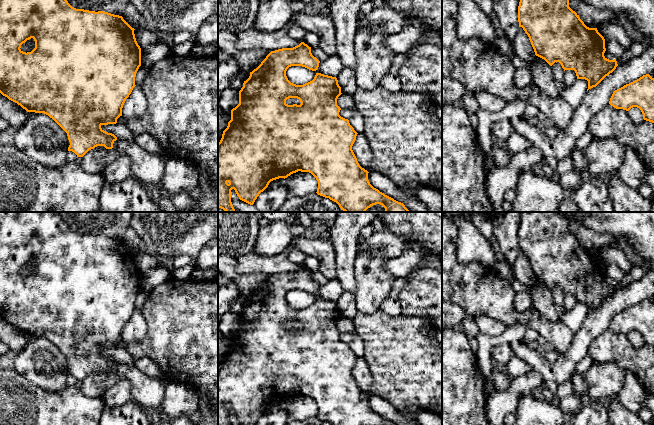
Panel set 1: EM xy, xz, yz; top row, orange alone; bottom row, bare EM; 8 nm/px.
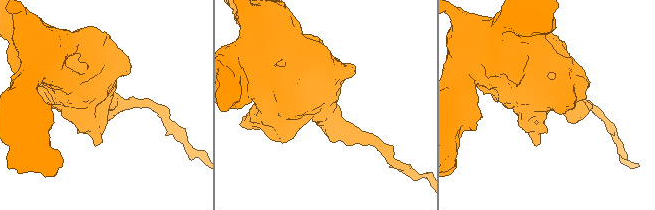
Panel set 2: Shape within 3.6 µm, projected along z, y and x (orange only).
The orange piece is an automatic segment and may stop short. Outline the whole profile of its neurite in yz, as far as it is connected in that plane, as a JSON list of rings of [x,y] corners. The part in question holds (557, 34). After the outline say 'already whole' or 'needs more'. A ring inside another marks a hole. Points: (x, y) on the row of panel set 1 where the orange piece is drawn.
[[[520,0],[518,6],[518,22],[528,35],[535,55],[544,59],[550,66],[559,62],[565,70],[574,70],[577,79],[588,81],[588,89],[596,87],[606,76],[618,66],[616,59],[609,60],[604,56],[605,39],[597,28],[589,28],[579,15],[569,7],[569,0]]]; already whole

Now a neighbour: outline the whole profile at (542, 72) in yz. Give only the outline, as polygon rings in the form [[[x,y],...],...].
[[[536,56],[531,62],[531,70],[533,74],[533,82],[546,95],[552,98],[561,97],[566,89],[564,82],[557,83],[553,78],[552,66],[544,59]]]

